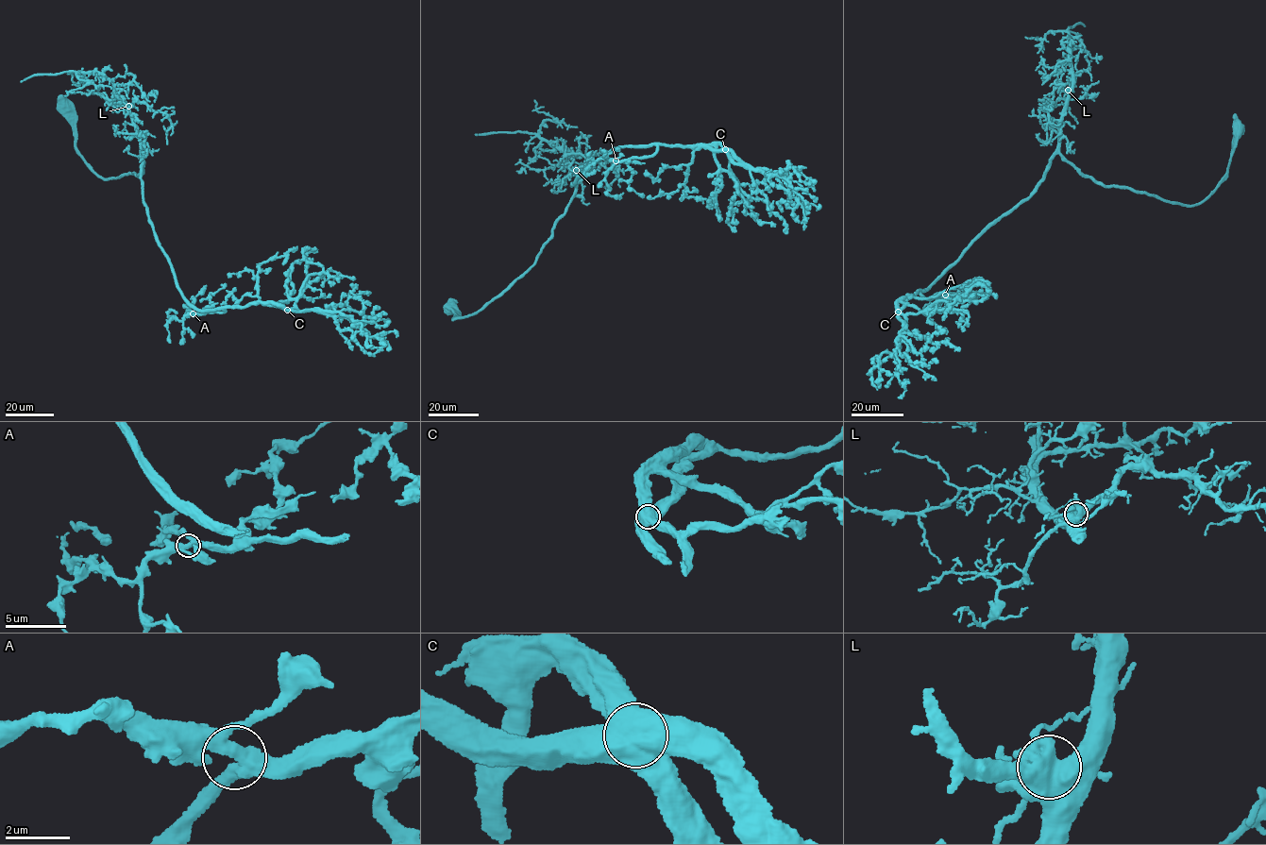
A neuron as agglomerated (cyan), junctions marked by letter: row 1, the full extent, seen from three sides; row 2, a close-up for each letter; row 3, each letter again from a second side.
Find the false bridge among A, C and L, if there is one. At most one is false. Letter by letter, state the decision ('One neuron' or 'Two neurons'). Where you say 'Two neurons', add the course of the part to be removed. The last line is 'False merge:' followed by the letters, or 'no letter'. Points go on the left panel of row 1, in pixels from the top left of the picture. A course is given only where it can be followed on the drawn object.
A: One neuron
C: Two neurons. Course of the part to remove: (287, 310), (328, 313), (340, 329), (361, 328), (371, 336), (380, 338), (394, 330), (396, 337)
L: One neuron
False merge: C

